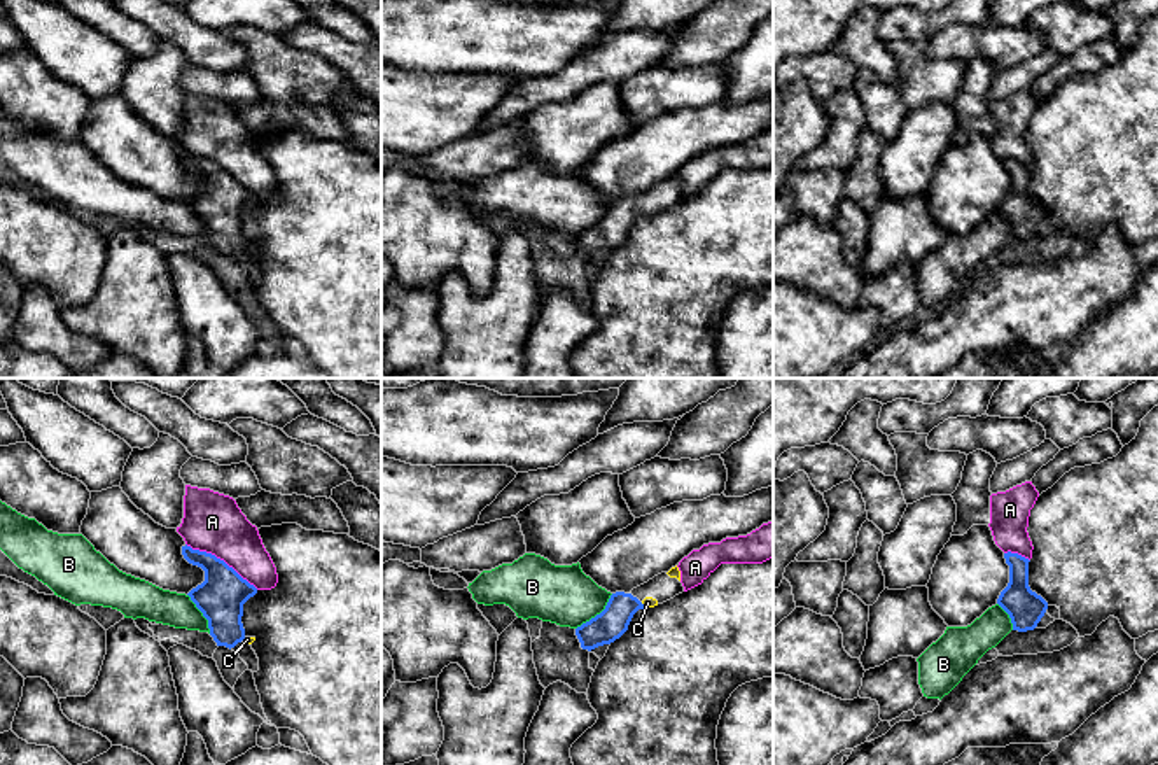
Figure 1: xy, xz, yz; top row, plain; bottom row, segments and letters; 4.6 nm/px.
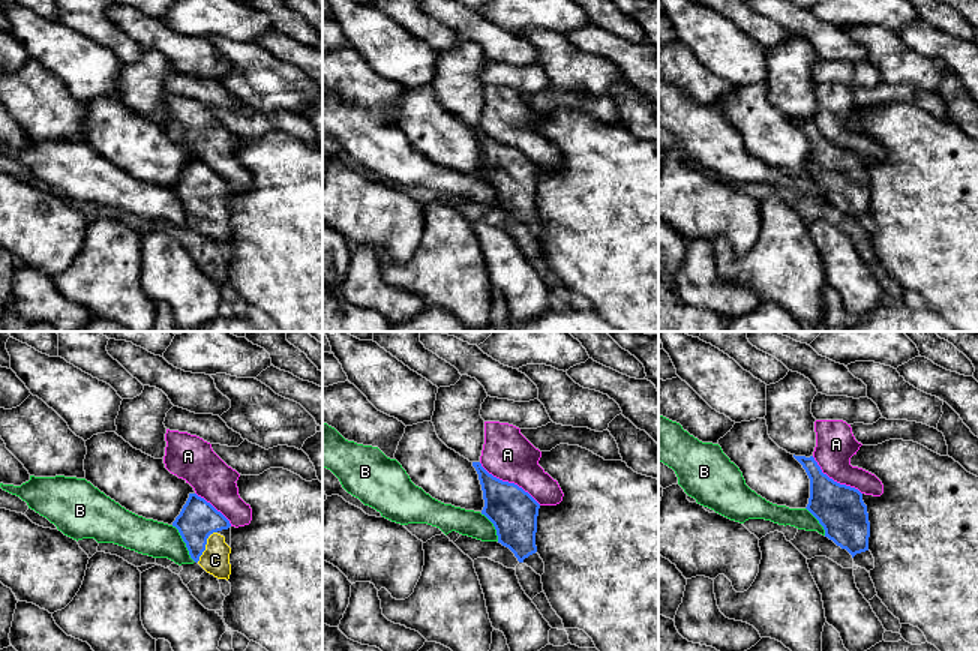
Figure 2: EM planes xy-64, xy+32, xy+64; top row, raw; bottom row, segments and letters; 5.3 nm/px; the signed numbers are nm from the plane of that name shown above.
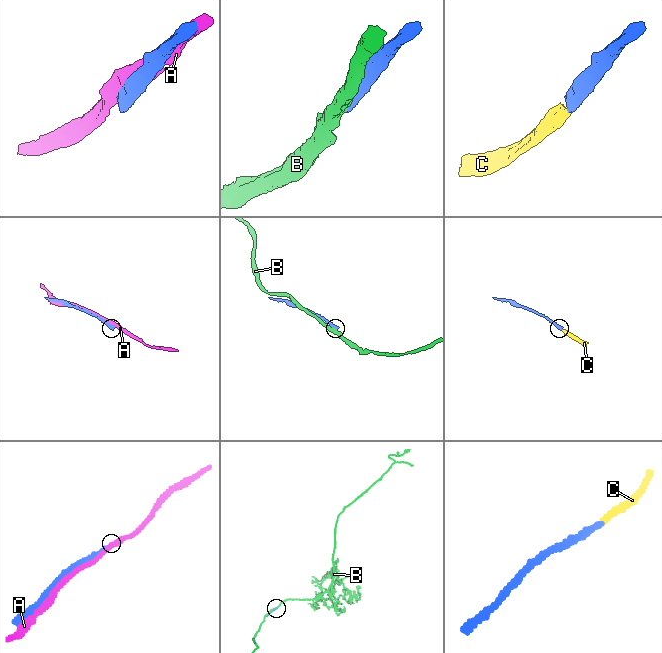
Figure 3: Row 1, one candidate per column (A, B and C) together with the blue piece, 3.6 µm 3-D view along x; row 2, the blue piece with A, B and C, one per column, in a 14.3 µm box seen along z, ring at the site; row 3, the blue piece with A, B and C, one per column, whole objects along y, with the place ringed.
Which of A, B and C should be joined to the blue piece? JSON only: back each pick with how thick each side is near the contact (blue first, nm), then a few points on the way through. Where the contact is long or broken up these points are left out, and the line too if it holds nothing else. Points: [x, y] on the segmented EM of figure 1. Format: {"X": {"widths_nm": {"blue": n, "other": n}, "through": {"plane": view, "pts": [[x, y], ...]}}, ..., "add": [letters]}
{"C": {"widths_nm": {"blue": 150, "other": 50}, "through": {"plane": "xz", "pts": [[613, 622], [630, 604], [642, 604], [648, 603]]}}, "add": ["C"]}

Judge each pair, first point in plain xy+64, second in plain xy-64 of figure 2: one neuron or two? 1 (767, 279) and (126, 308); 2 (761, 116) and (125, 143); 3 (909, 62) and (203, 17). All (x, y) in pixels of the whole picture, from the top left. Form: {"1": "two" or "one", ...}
{"1": "one", "2": "one", "3": "two"}

